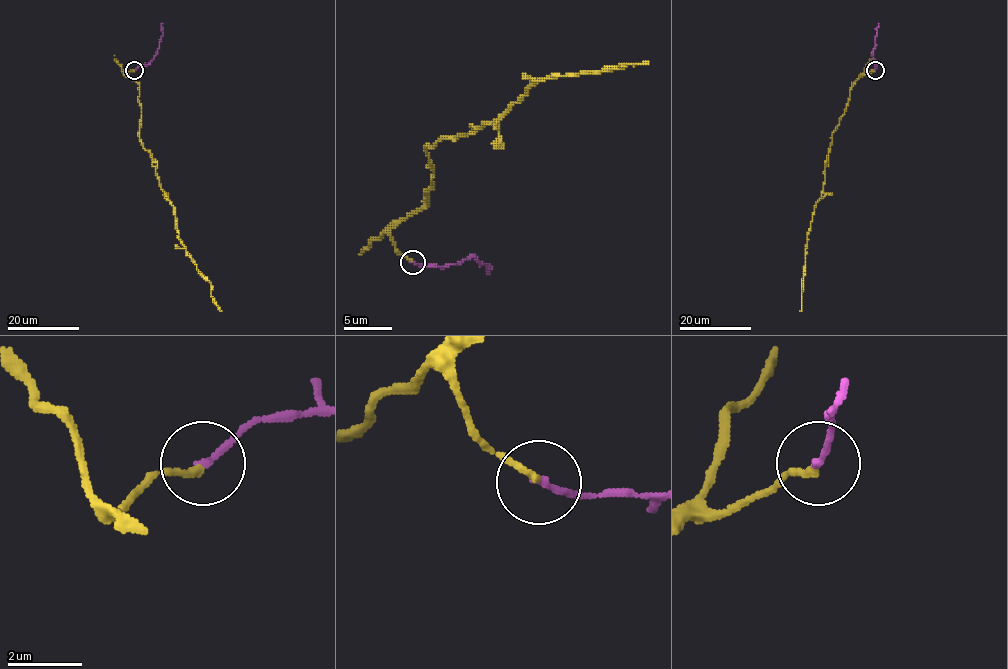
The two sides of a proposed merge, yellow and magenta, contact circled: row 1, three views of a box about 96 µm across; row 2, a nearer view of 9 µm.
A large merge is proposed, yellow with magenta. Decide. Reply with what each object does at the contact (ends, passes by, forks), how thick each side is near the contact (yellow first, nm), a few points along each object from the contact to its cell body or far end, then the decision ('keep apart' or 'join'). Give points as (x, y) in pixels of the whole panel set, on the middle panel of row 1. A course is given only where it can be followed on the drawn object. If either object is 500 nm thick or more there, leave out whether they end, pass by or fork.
yellow ends there; magenta ends there; 180 nm thick on the yellow side, 180 nm on the other; yellow runs (412, 261), (390, 230), (426, 204), (434, 184), (426, 146), (499, 119), (532, 81), (648, 61); magenta runs (412, 261), (426, 266), (446, 266), (475, 257), (489, 266), (489, 274); join

